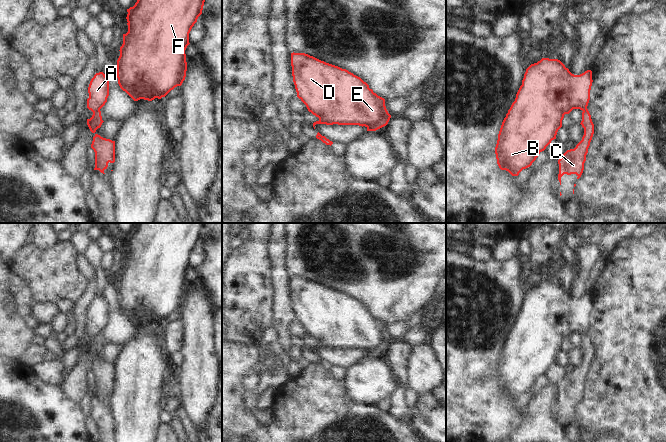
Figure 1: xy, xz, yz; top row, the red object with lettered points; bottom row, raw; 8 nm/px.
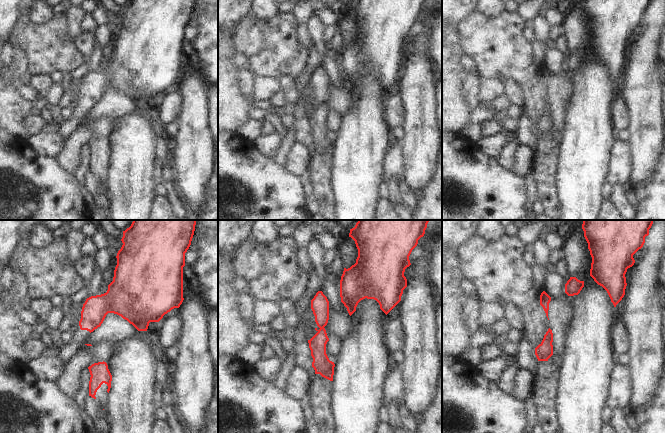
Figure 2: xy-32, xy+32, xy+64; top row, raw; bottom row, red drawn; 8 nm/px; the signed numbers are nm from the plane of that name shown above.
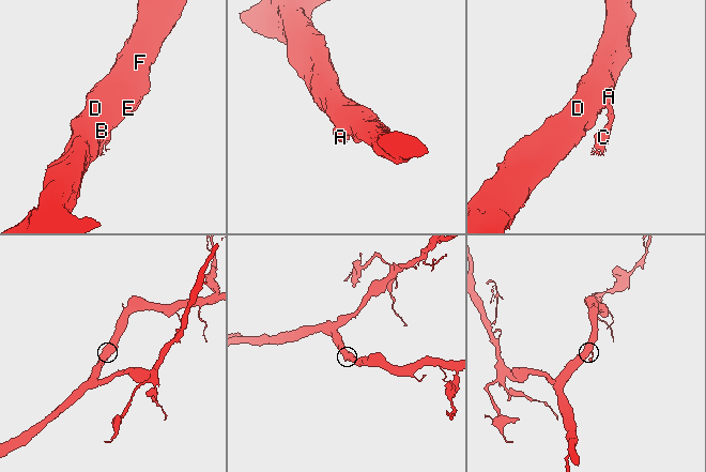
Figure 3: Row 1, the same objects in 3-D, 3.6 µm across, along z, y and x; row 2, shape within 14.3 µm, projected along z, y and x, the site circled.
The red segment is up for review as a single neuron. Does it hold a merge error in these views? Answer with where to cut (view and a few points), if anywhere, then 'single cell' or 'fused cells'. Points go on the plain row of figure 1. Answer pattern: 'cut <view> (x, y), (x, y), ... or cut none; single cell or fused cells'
cut xy (99, 333), (93, 337); fused cells

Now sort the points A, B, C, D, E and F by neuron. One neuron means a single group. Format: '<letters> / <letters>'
A B D E F / C

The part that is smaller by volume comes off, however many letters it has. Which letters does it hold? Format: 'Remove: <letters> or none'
Remove: C.

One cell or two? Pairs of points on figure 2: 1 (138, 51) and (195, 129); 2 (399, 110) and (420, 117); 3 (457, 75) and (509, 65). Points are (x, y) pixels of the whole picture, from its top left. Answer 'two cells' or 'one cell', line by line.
1: two cells
2: two cells
3: two cells

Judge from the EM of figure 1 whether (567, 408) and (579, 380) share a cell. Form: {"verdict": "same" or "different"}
{"verdict": "same"}

